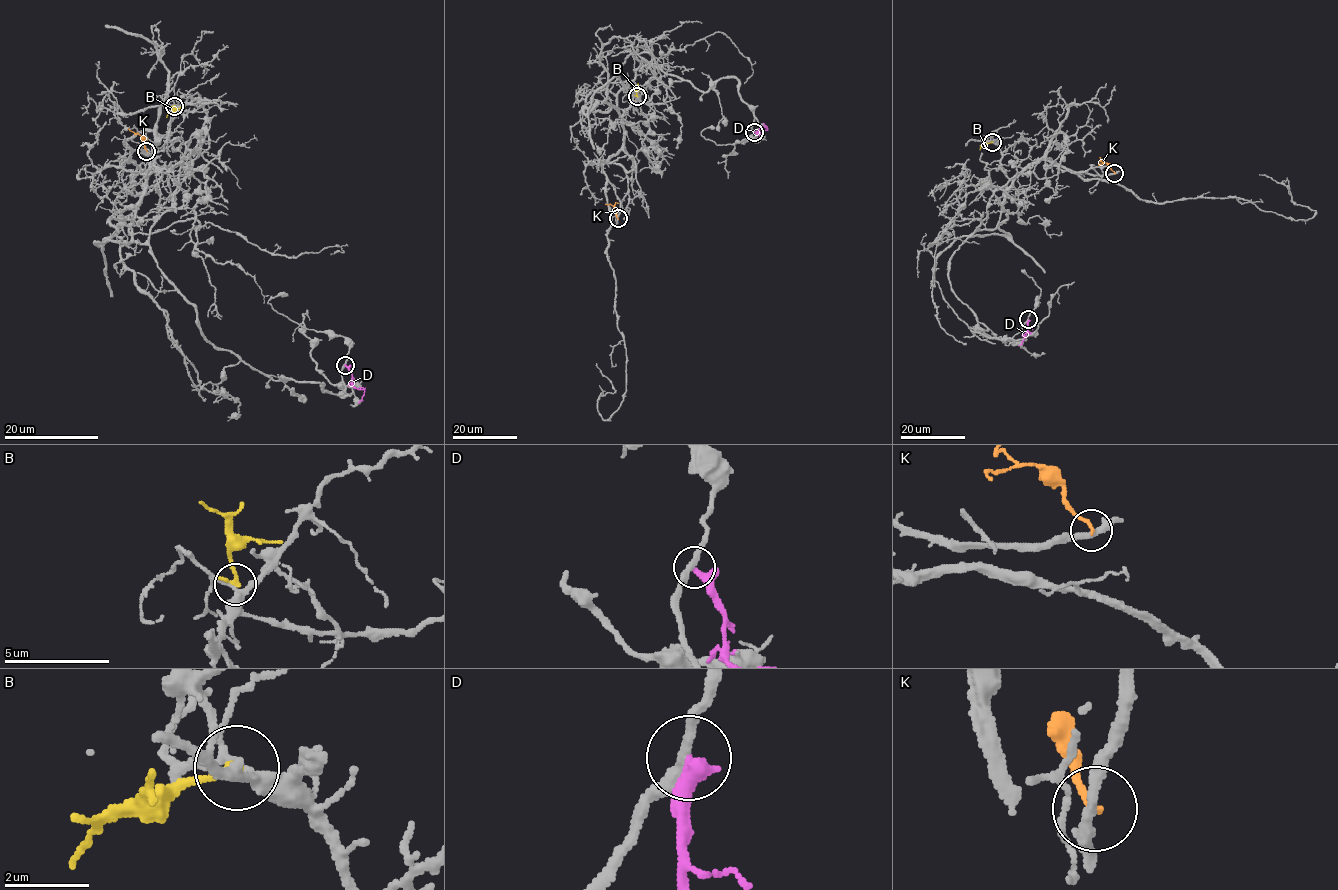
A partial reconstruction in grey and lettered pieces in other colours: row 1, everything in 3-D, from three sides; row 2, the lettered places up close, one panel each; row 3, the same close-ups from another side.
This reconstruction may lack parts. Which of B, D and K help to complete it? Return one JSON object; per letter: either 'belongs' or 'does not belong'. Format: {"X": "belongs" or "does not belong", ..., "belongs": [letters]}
{"B": "does not belong", "D": "does not belong", "K": "does not belong", "belongs": []}

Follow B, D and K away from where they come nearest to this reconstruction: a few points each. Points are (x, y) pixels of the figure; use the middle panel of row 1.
B: (637, 96), (636, 87), (631, 83)
D: (754, 132), (761, 127), (767, 128), (763, 123)
K: (617, 219), (614, 207), (605, 203)

